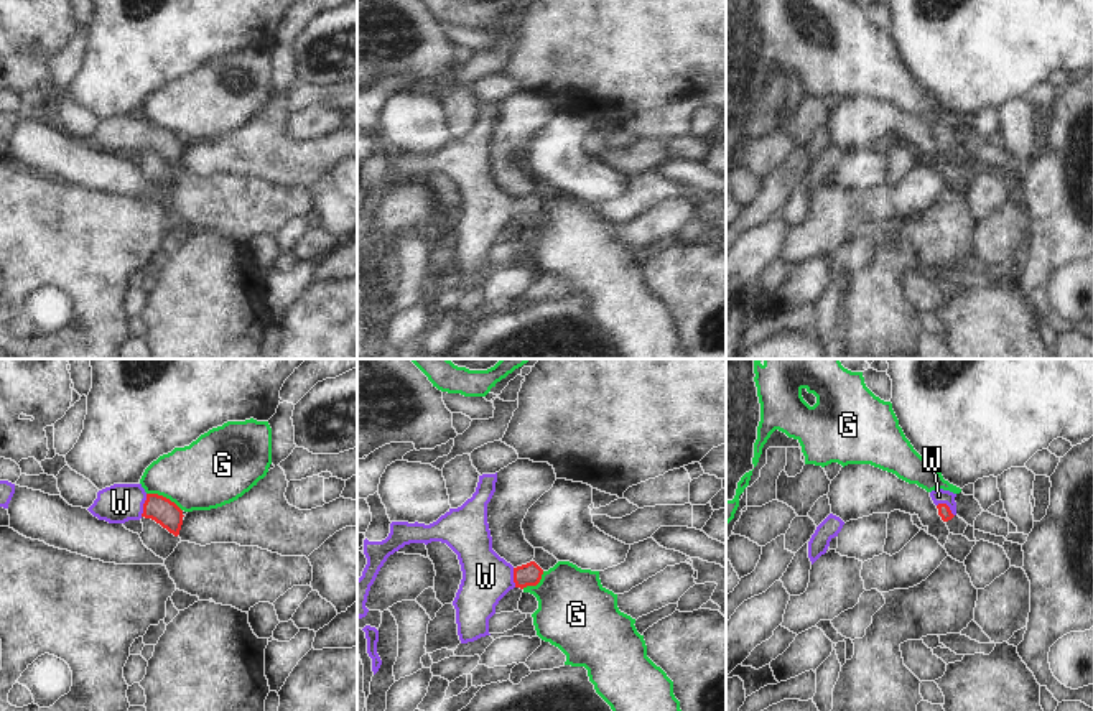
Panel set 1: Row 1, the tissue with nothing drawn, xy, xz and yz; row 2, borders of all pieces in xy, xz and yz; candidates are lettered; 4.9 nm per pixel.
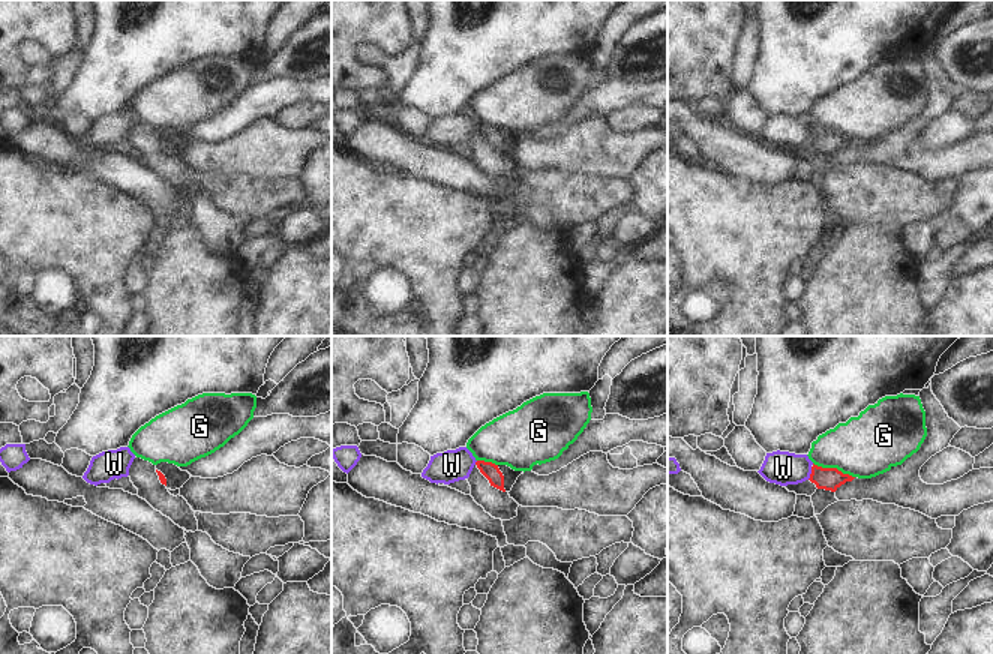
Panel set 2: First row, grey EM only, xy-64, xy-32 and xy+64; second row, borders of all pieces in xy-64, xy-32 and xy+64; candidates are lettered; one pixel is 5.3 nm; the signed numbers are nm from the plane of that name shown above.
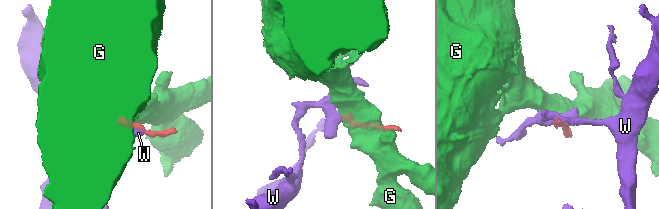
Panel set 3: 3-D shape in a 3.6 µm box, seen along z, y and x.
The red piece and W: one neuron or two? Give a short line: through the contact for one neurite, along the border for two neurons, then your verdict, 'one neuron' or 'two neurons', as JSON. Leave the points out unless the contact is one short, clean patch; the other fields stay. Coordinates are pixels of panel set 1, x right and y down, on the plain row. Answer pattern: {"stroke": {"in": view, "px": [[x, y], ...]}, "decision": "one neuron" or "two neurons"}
{"stroke": {"in": "xy", "px": [[157, 139], [144, 137], [120, 134]]}, "decision": "one neuron"}

